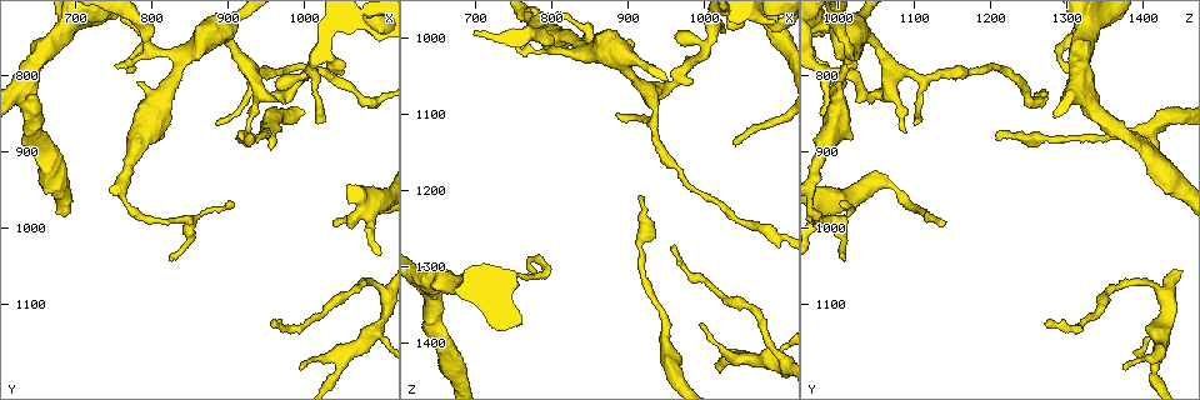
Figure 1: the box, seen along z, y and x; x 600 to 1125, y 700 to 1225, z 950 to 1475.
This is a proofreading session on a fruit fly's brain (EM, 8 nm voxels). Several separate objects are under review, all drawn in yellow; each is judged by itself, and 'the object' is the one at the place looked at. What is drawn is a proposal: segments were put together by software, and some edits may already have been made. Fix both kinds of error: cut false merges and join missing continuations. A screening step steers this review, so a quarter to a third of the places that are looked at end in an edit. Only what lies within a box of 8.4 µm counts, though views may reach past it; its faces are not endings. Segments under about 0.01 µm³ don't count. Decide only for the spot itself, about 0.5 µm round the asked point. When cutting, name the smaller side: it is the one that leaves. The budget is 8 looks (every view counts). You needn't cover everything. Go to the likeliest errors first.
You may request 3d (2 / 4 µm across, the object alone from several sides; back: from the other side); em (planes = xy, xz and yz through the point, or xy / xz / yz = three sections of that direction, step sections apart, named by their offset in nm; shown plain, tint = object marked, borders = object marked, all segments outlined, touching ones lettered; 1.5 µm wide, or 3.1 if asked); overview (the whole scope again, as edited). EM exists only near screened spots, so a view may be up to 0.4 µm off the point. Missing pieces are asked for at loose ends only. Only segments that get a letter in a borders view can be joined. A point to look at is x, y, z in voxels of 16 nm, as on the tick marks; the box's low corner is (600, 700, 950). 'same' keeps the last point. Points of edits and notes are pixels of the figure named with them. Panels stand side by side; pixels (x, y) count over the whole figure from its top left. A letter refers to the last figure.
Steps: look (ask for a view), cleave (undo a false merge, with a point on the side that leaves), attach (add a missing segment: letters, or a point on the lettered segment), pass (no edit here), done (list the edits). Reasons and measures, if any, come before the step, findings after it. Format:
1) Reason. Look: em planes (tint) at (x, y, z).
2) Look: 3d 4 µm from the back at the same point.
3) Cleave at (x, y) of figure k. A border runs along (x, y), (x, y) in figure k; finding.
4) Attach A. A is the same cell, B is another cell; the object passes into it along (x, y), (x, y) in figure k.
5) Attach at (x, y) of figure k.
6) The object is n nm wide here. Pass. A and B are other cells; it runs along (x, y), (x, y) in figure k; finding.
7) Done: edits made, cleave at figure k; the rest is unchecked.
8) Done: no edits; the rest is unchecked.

Free end. Look: em xy step 4 (borders) at (950, 895, 1415).

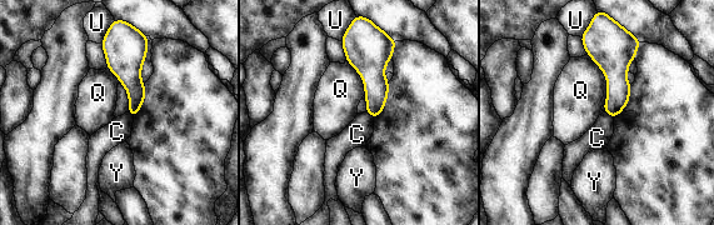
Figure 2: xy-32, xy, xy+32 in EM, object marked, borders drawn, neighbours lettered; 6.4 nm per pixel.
Pass. C, Q, U and Y are other cells; no lettered segment goes on from it.

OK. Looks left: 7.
Branch stops here. Look: em xz step 8 (plain) at (1040, 990, 1140).

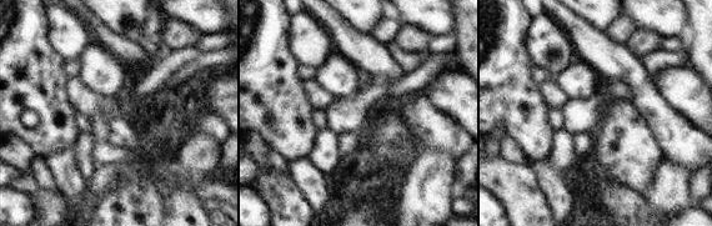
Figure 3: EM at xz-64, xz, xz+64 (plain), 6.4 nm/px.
See the neighbours. Look: em xz step 8 (borders) at the same point.

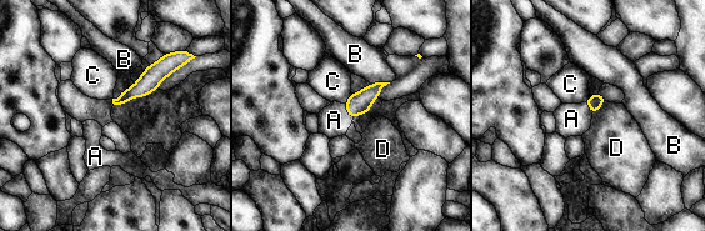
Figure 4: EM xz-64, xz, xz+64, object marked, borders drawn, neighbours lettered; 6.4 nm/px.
Attach A. A is the same cell, B, C and D are other cells; it goes on there.

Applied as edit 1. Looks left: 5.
See it whole again. Look: overview.

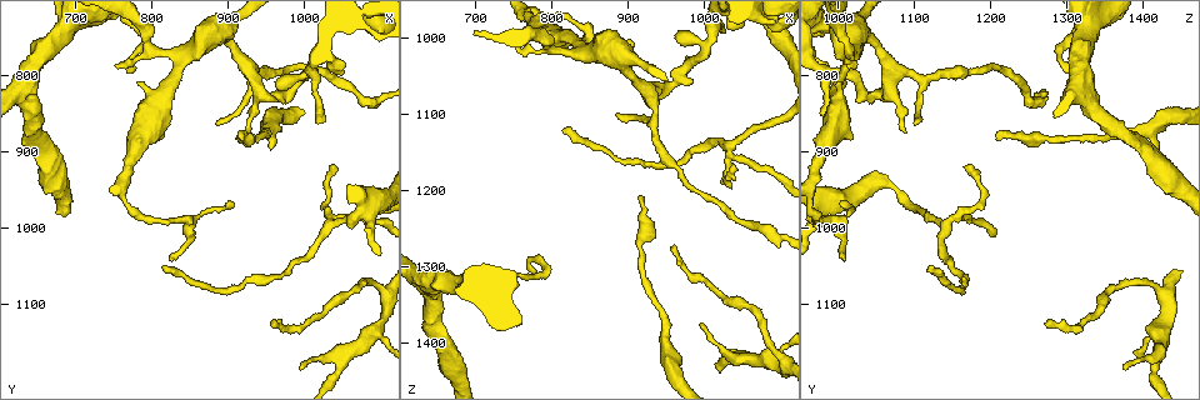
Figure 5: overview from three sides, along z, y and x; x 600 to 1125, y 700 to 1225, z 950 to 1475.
Sudden change in width. Look: em xy step 8 (borders) at (1040, 1170, 1420).

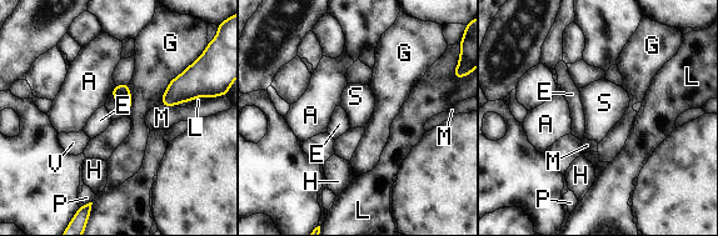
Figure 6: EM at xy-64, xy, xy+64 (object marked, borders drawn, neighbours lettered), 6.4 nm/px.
The longest contact is with G, 300 nm. Pass. A, E, G, H, L, M, P, S and V are other cells; all the same neuron.

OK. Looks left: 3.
Done: edits made, attach at figure 4; the rest is unchecked.

